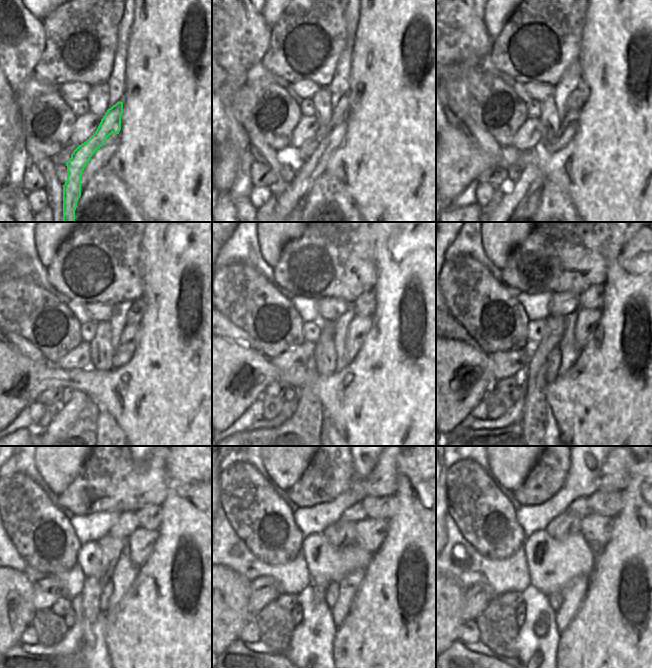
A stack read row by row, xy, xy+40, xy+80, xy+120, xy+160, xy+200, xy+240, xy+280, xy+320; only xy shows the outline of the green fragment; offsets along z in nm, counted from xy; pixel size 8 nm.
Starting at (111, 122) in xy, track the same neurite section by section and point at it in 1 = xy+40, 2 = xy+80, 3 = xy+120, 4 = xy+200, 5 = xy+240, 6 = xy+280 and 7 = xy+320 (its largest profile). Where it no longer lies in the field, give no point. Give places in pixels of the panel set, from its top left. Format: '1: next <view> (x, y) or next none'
1: next xy+40 (341, 112)
2: next xy+80 (577, 99)
3: next xy+120 (138, 306)
4: next xy+200 (592, 298)
5: next xy+240 (148, 517)
6: next xy+280 (375, 507)
7: next xy+320 (608, 503)

